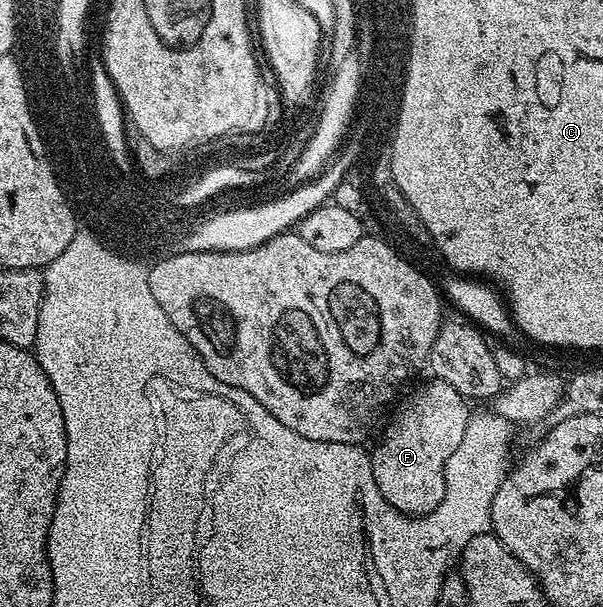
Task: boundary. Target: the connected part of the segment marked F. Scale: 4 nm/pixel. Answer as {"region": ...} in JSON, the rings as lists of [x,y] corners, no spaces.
{"region":[[[430,380],[430,383],[391,420],[386,426],[386,431],[382,434],[382,439],[378,442],[378,447],[370,454],[372,464],[372,476],[388,504],[396,508],[401,514],[411,516],[424,516],[444,500],[444,488],[446,487],[446,477],[444,468],[448,464],[448,456],[460,448],[460,440],[464,440],[464,432],[468,428],[468,420],[472,413],[468,408],[467,399],[463,398],[452,384]]]}

